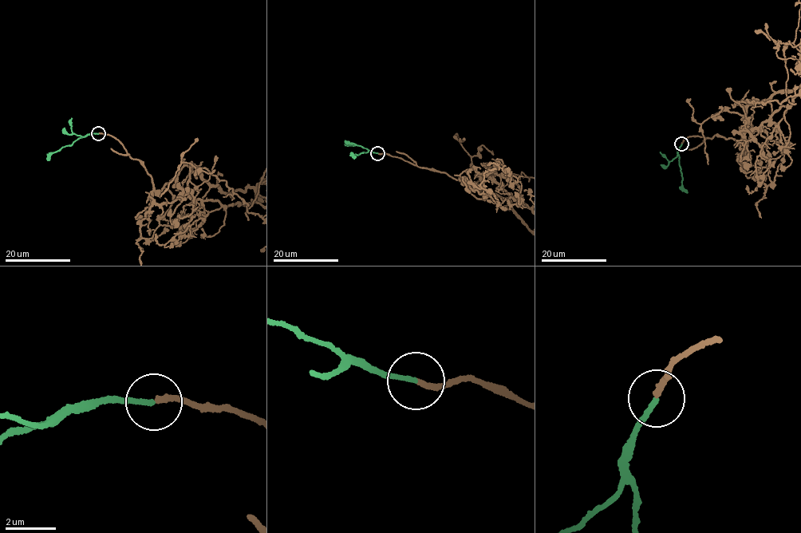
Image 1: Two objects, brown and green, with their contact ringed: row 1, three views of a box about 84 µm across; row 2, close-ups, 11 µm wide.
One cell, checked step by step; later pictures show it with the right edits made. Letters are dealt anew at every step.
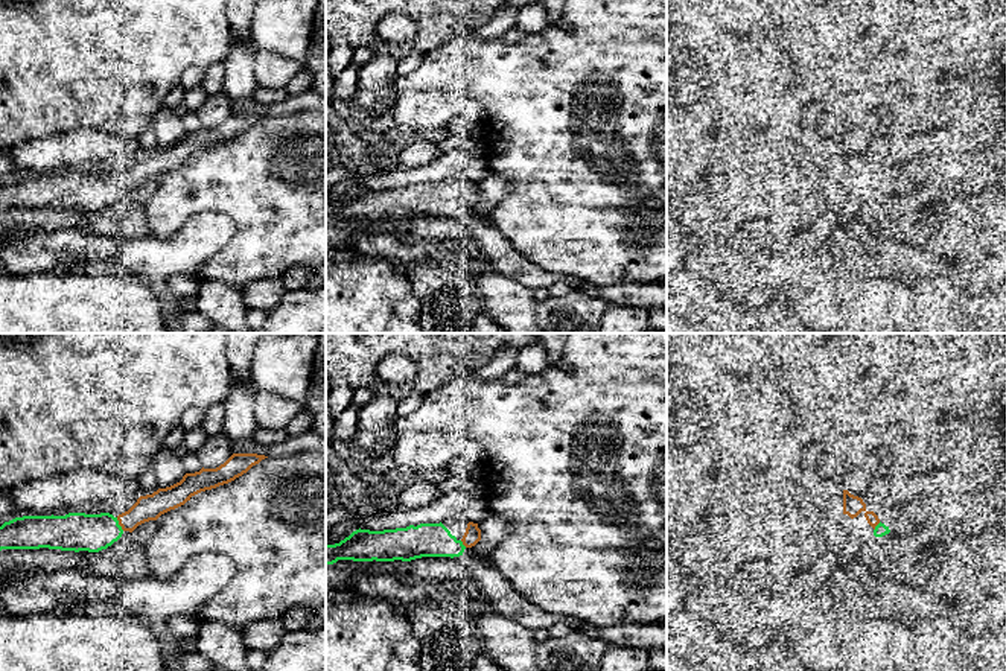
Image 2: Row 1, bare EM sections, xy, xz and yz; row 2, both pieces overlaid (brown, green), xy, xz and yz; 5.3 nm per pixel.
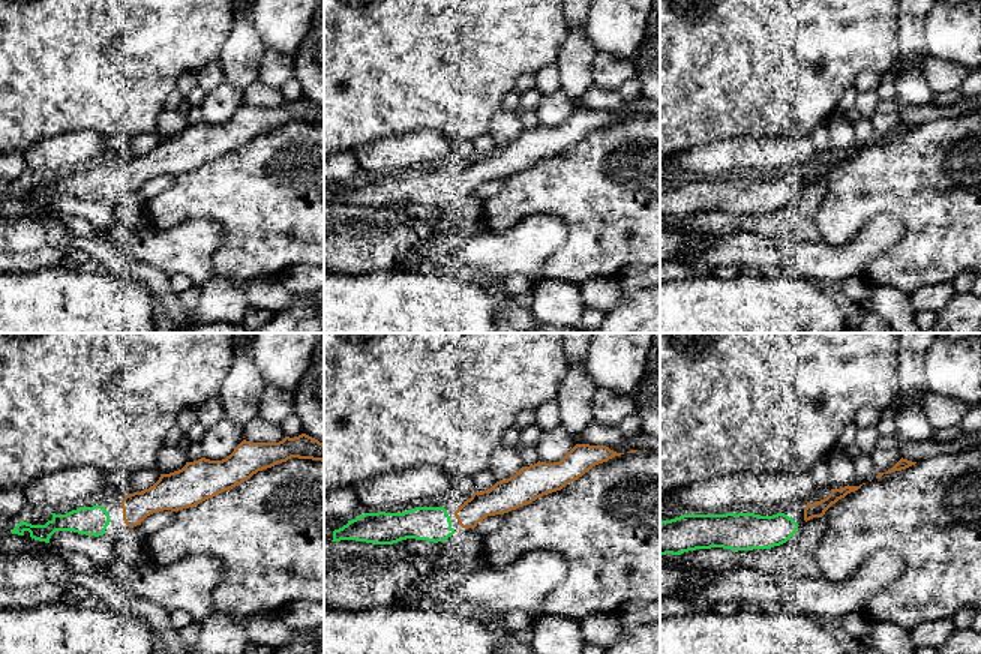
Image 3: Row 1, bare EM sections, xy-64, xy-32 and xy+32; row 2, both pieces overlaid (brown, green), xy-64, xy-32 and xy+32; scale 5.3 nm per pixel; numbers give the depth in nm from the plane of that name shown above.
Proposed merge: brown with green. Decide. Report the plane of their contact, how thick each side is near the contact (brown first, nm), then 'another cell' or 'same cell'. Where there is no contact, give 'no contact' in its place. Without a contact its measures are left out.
meets brown in xy; 140 nm thick on the brown side, 200 nm on the other; same cell

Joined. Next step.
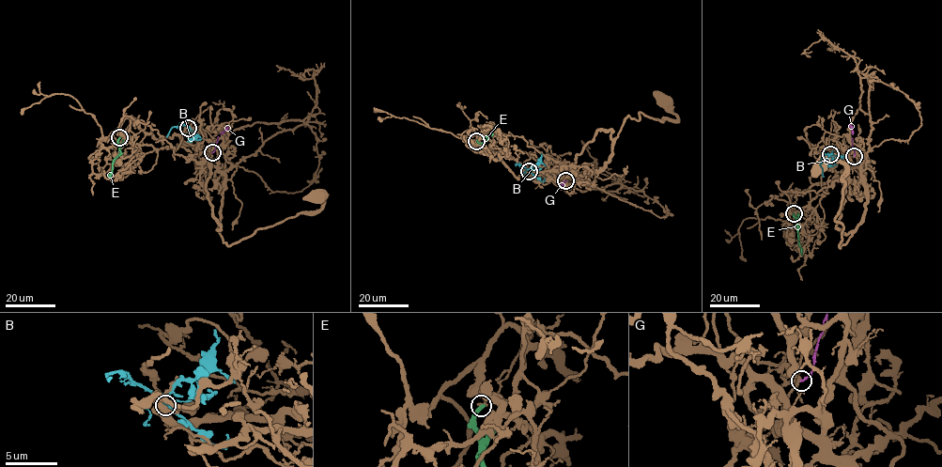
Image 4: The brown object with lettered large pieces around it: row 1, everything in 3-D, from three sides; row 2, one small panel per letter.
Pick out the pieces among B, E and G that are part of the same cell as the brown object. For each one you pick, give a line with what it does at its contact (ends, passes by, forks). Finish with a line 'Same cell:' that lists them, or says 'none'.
Same cell: none

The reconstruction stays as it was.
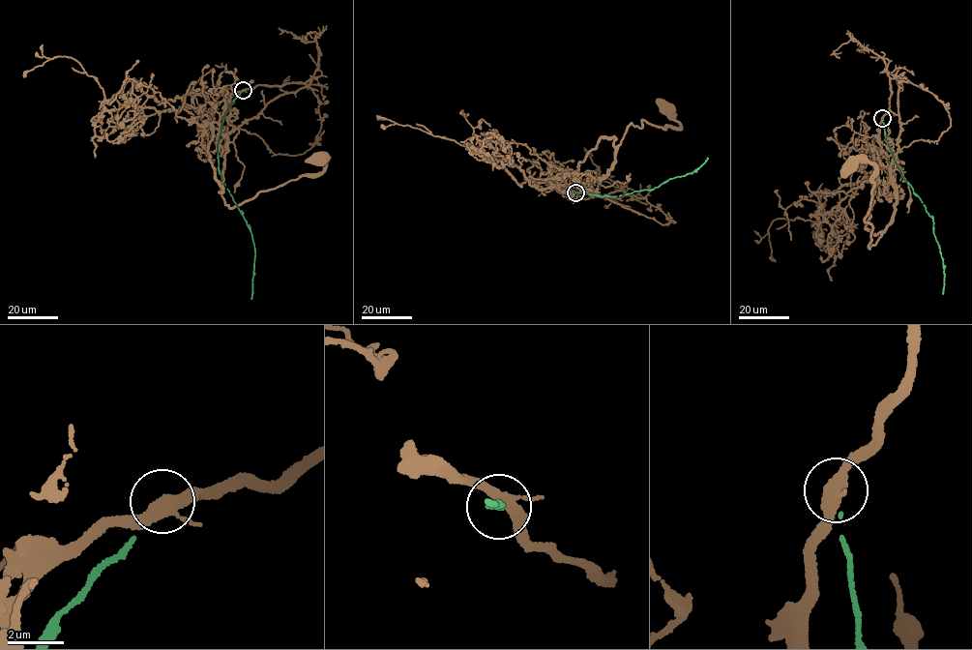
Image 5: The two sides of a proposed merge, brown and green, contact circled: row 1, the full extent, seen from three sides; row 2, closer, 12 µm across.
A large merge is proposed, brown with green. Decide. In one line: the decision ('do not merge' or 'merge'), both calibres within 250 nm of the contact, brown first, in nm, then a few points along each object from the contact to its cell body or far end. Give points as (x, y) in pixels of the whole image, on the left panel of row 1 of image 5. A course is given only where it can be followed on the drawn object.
do not merge; calibres 360 and 140 nm; course brown (243, 89), (224, 114), (232, 128), (220, 190), (224, 203), (236, 207), (316, 175), (326, 165), (321, 161); course green (243, 89), (228, 106), (217, 145), (221, 179), (246, 221), (253, 244), (251, 299)

